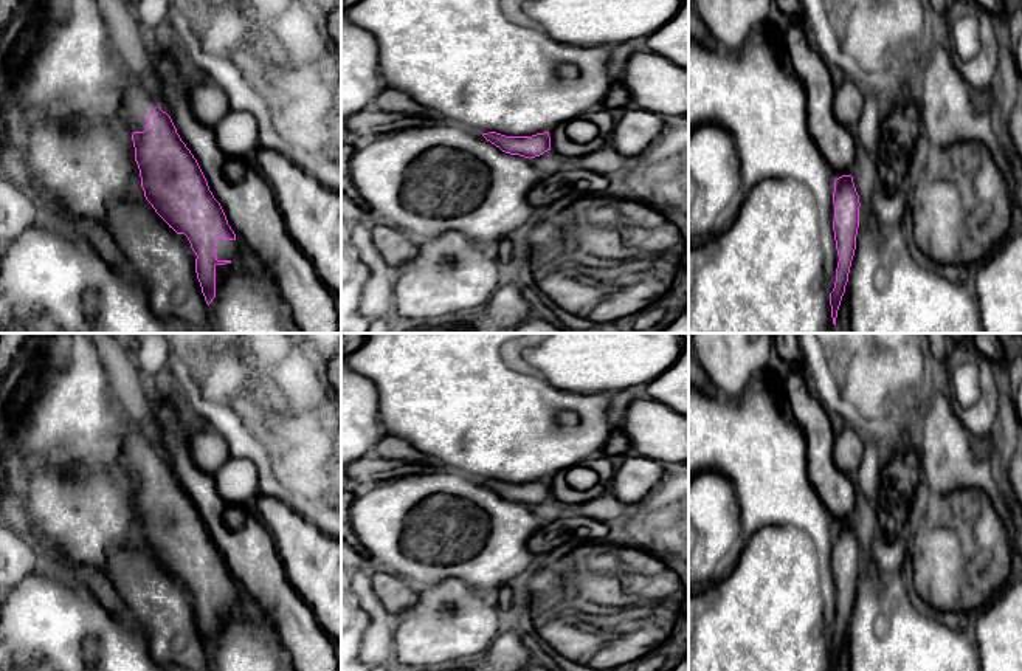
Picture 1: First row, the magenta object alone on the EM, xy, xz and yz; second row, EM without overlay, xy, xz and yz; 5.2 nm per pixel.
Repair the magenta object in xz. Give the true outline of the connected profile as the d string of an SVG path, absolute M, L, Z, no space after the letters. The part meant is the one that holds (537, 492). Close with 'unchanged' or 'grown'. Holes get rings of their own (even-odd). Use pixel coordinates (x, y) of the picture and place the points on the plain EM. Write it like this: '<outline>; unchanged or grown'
M496 479L482 480L482 483L510 502L524 505L535 505L551 497L549 479L537 480L532 483L506 483Z; unchanged

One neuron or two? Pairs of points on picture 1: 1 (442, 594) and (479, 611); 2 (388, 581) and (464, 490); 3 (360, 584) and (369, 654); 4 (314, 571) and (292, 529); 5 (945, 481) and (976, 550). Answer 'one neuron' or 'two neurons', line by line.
1: one neuron
2: two neurons
3: one neuron
4: one neuron
5: one neuron

